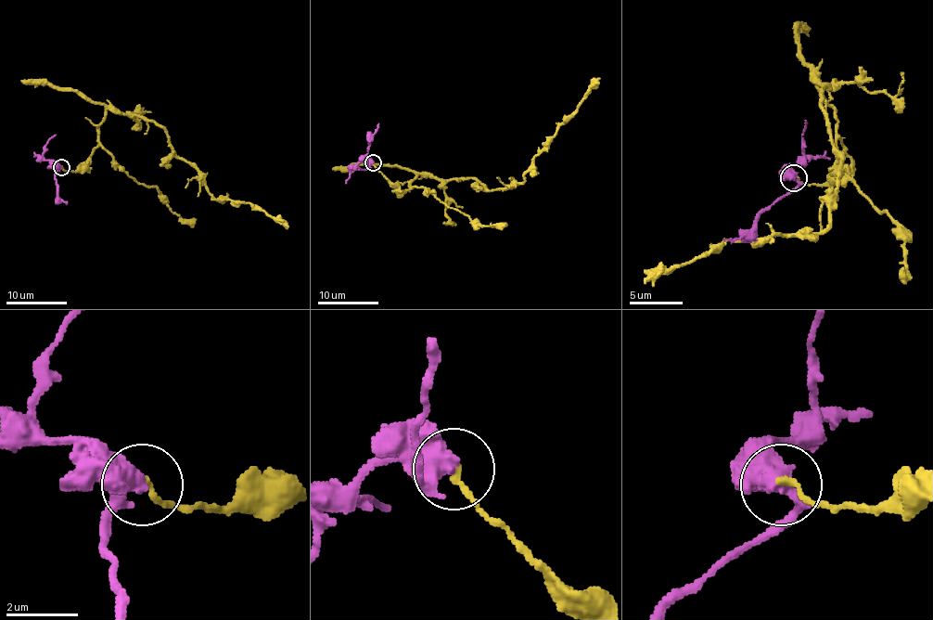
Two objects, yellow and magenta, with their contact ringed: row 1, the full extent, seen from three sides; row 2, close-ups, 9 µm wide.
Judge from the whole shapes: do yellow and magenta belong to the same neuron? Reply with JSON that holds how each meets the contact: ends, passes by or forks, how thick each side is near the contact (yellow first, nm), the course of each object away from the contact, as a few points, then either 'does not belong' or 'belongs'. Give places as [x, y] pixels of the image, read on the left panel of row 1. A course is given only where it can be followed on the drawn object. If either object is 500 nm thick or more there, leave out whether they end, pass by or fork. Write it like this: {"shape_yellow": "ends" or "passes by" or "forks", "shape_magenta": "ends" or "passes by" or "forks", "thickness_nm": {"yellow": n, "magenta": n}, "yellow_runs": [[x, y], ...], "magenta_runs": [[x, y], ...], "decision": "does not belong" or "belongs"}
{"shape_yellow": "ends", "shape_magenta": "passes by", "thickness_nm": {"yellow": 180, "magenta": 440}, "yellow_runs": [[61, 167], [75, 172], [89, 160], [108, 109], [133, 115], [162, 129], [212, 199], [249, 201], [288, 227]], "magenta_runs": [[61, 167], [56, 173], [57, 194], [68, 203]], "decision": "does not belong"}

